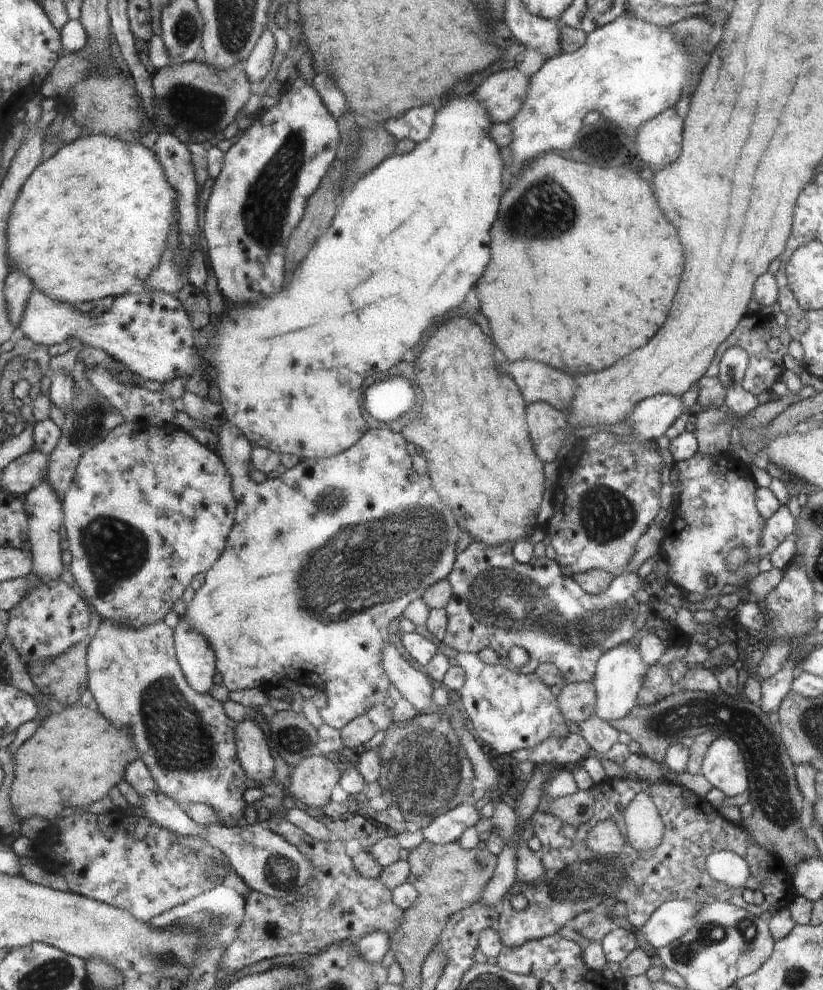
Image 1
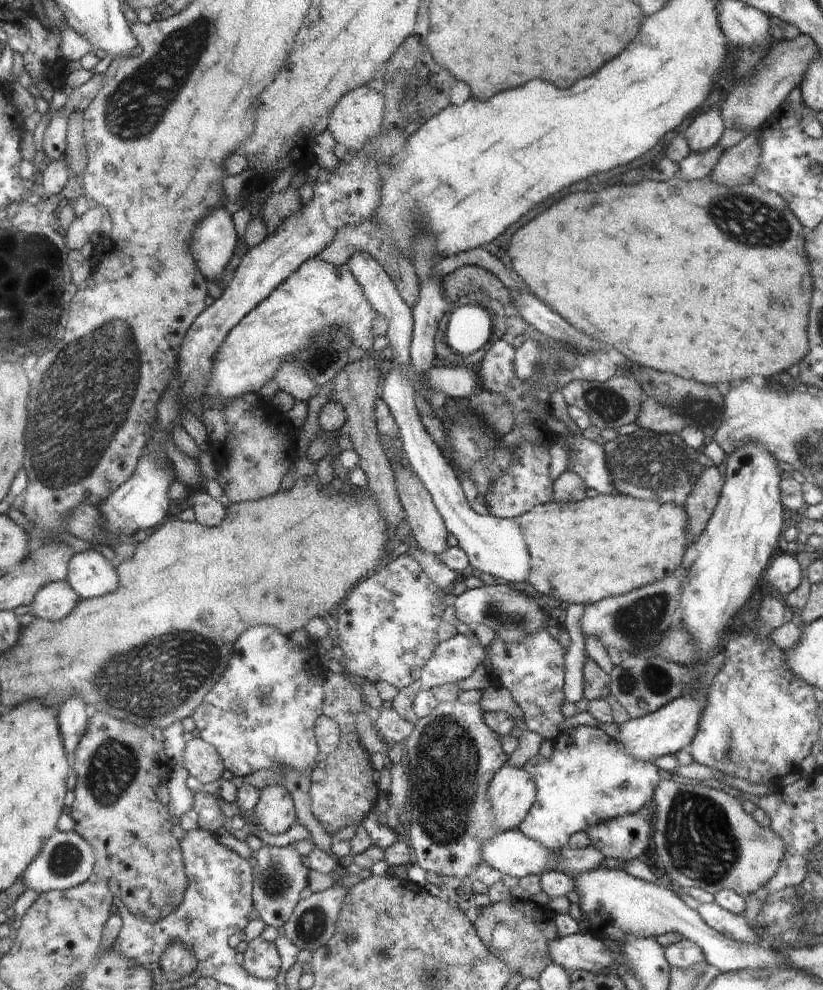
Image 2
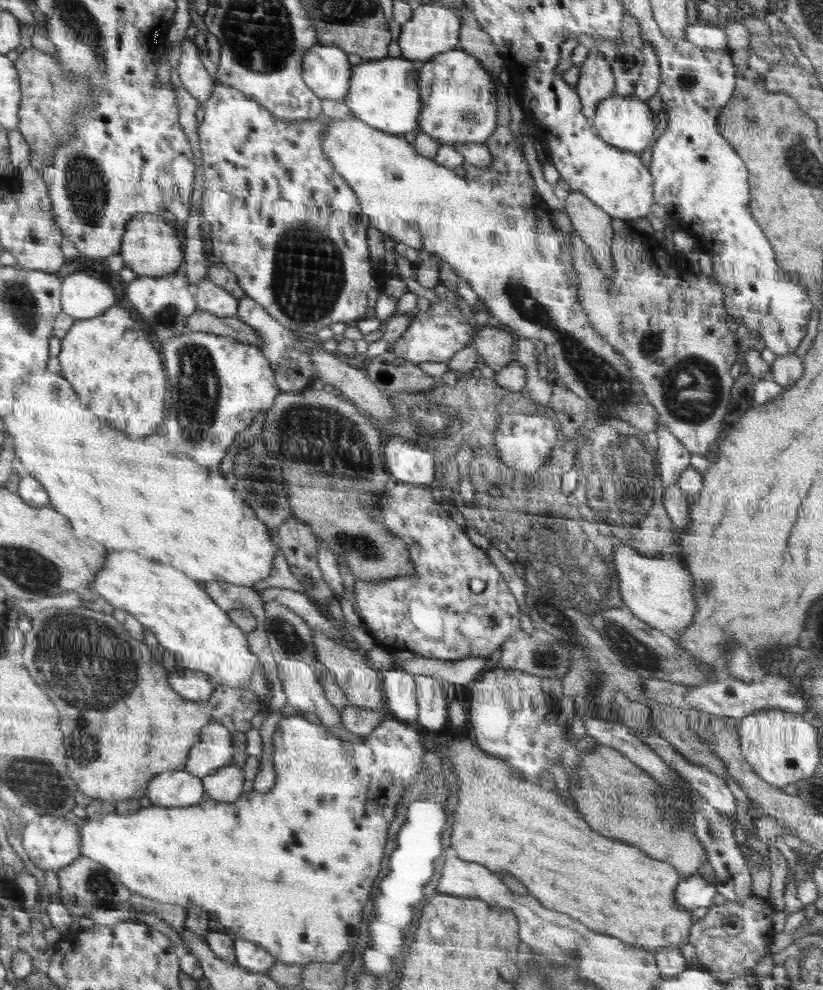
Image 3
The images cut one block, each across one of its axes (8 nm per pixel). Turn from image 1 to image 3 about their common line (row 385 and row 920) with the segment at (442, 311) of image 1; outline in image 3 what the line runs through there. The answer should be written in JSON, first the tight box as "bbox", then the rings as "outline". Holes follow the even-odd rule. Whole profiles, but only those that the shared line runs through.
{"bbox":[82,669,422,964],"outline":[[[389,669],[383,672],[383,693],[392,718],[384,719],[376,726],[364,742],[352,743],[341,740],[323,725],[309,723],[302,715],[282,717],[278,727],[272,734],[272,758],[277,775],[277,782],[268,794],[252,790],[242,794],[242,798],[235,803],[220,802],[209,795],[200,804],[189,807],[165,807],[152,805],[134,814],[104,814],[104,816],[89,817],[82,825],[82,855],[90,857],[106,867],[112,869],[122,879],[122,883],[135,893],[143,894],[152,900],[166,902],[166,904],[181,904],[186,908],[204,906],[210,912],[220,912],[220,922],[230,928],[236,928],[236,936],[244,940],[257,943],[265,947],[270,954],[283,963],[308,964],[313,962],[336,962],[340,954],[350,950],[359,937],[360,924],[362,924],[362,908],[370,898],[372,884],[380,870],[382,852],[386,846],[386,828],[390,826],[392,818],[396,816],[396,804],[404,792],[404,788],[412,782],[416,772],[420,770],[422,758],[422,742],[418,732],[404,724],[404,721],[417,720],[419,704],[417,701],[416,676],[404,670]]]}

